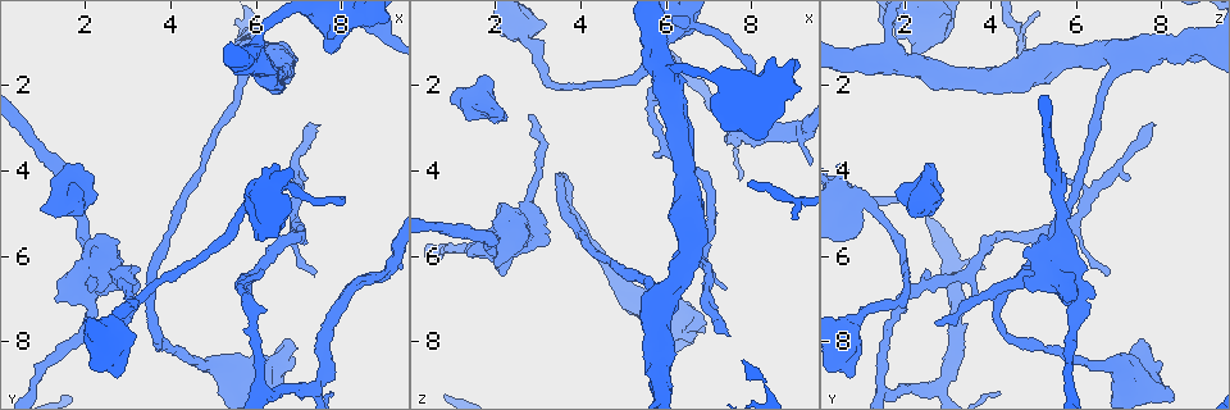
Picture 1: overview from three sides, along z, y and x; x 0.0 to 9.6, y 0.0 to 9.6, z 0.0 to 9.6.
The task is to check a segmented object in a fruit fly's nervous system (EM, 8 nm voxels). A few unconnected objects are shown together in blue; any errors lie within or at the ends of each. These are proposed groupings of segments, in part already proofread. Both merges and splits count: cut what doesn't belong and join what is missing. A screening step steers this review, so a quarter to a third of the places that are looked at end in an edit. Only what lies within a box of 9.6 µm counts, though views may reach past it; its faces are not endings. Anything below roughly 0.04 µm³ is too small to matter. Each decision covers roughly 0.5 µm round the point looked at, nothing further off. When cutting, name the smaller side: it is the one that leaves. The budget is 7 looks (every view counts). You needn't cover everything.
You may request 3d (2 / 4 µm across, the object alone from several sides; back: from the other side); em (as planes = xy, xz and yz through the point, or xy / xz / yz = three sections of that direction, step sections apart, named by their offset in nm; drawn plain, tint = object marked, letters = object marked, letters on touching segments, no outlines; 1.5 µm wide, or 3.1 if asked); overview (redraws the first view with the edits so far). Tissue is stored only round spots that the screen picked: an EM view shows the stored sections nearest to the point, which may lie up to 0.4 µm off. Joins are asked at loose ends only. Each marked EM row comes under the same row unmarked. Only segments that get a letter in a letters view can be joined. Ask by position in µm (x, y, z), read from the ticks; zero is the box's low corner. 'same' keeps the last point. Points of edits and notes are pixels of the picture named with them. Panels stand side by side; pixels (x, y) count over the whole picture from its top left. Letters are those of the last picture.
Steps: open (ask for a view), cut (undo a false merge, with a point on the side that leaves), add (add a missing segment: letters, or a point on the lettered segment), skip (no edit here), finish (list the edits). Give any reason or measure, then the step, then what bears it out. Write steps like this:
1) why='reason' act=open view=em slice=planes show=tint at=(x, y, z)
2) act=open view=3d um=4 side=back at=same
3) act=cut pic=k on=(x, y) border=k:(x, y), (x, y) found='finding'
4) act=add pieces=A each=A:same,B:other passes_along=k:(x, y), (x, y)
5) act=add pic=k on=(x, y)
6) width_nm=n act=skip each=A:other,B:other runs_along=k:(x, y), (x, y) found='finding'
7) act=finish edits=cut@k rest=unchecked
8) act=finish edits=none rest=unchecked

why='stops while still wide' act=open view=em slice=xz step=8 show=letters at=(1.00, 4.85, 2.20)

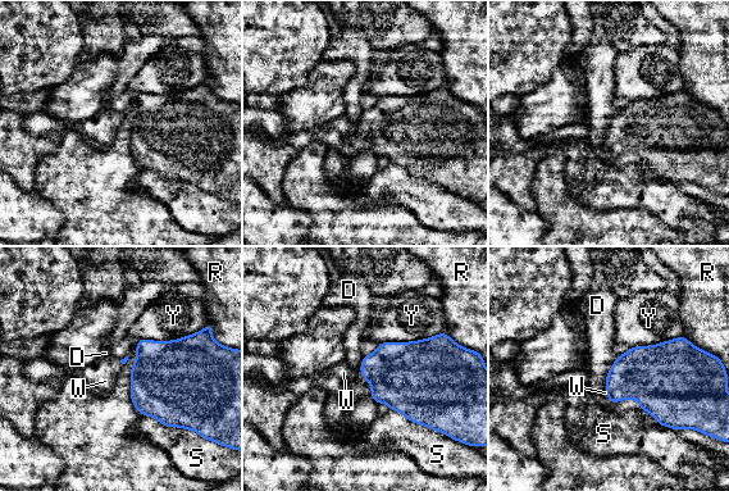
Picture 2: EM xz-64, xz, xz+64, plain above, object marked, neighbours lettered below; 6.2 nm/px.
why='another direction' act=open view=em slice=planes show=letters at=same

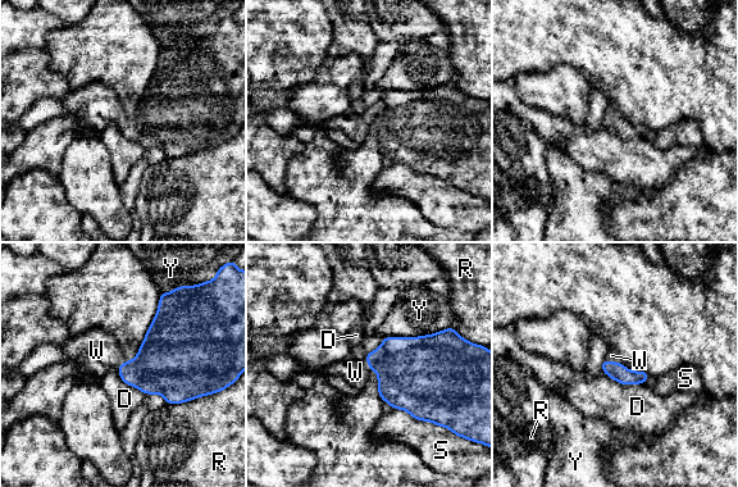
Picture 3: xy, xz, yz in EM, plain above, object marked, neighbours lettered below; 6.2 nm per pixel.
act=add pieces=W each=D:other,R:other,S:other,W:same,Y:other passes_along=3:(409, 368), (369, 364), (355, 372) found='it goes on there'

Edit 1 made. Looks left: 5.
why='branch stops here' act=open view=3d um=2 at=(3.05, 6.85, 5.70)

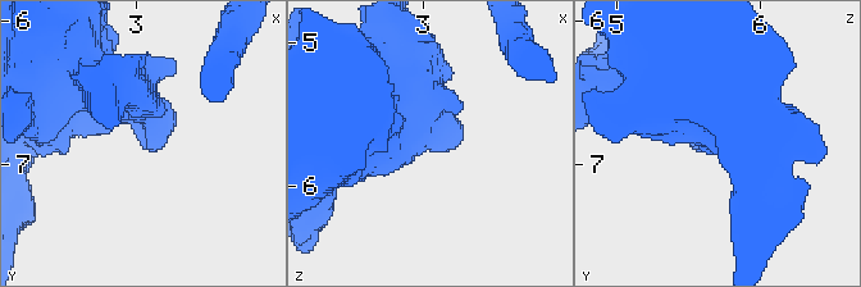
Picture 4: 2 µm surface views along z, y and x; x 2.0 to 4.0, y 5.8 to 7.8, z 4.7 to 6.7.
why='shape alone is not enough' act=open view=em slice=planes show=letters at=(3.10, 6.88, 5.70)

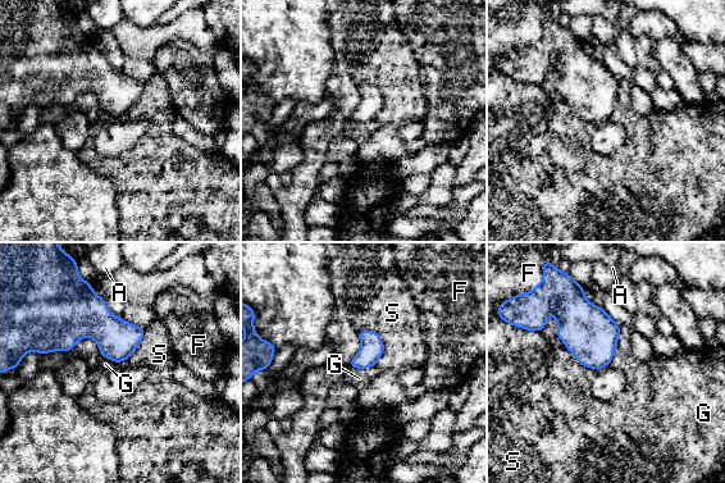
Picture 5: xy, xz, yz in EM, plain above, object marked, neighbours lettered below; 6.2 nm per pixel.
act=skip each=A:other,F:other,G:other,S:other border=5:(619, 326), (618, 346), (607, 365) found='none of them fits'

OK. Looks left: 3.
why='end of a long branch' act=open view=em slice=planes show=letters at=(2.80, 7.60, 2.75)

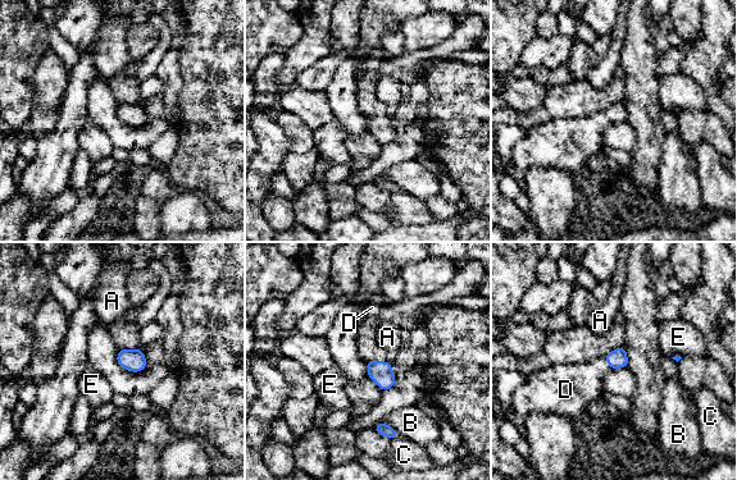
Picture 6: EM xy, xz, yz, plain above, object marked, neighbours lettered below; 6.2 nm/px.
act=add pieces=D each=A:other,B:other,C:other,D:same,E:other passes_along=6:(381, 373), (376, 361), (367, 323) found='the cell continues'

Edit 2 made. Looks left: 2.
act=finish edits=add@3,add@6 rest=unchecked

